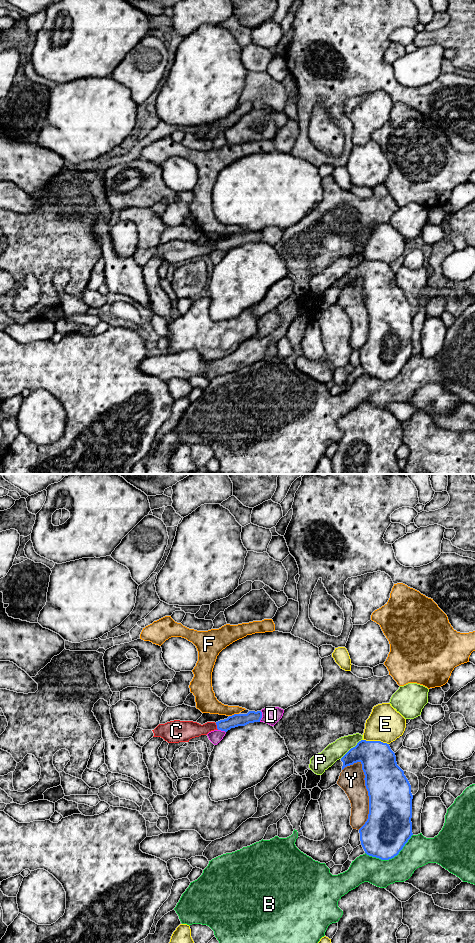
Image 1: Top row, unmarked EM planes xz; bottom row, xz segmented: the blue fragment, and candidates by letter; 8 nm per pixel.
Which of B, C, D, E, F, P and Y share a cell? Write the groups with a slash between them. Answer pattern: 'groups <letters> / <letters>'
groups B / C / D / E / F / P / Y

